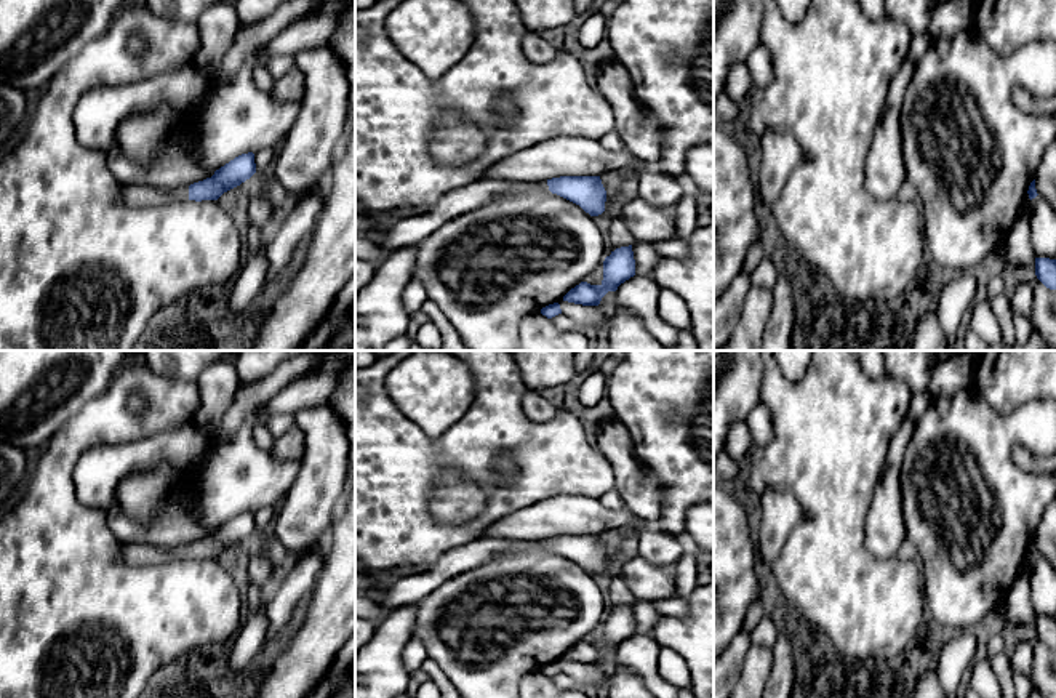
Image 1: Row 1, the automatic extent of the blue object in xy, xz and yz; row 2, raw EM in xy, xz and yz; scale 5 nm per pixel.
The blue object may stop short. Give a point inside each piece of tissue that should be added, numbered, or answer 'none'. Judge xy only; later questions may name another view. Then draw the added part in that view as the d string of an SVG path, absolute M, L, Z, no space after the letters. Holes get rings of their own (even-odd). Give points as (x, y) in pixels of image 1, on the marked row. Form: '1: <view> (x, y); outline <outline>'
1: xy (135, 196); outline M118 183L118 197L126 207L154 207L168 202L189 200L189 187L168 192L149 184Z

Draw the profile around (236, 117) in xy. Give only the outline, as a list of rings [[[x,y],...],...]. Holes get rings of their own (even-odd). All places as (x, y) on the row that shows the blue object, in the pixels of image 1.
[[[253,66],[232,78],[208,74],[210,88],[195,115],[198,162],[219,170],[242,154],[277,146],[290,133],[301,101],[278,102],[253,80]]]

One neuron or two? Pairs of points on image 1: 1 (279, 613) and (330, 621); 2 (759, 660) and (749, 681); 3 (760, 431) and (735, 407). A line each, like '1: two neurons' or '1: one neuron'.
1: two neurons
2: one neuron
3: two neurons

